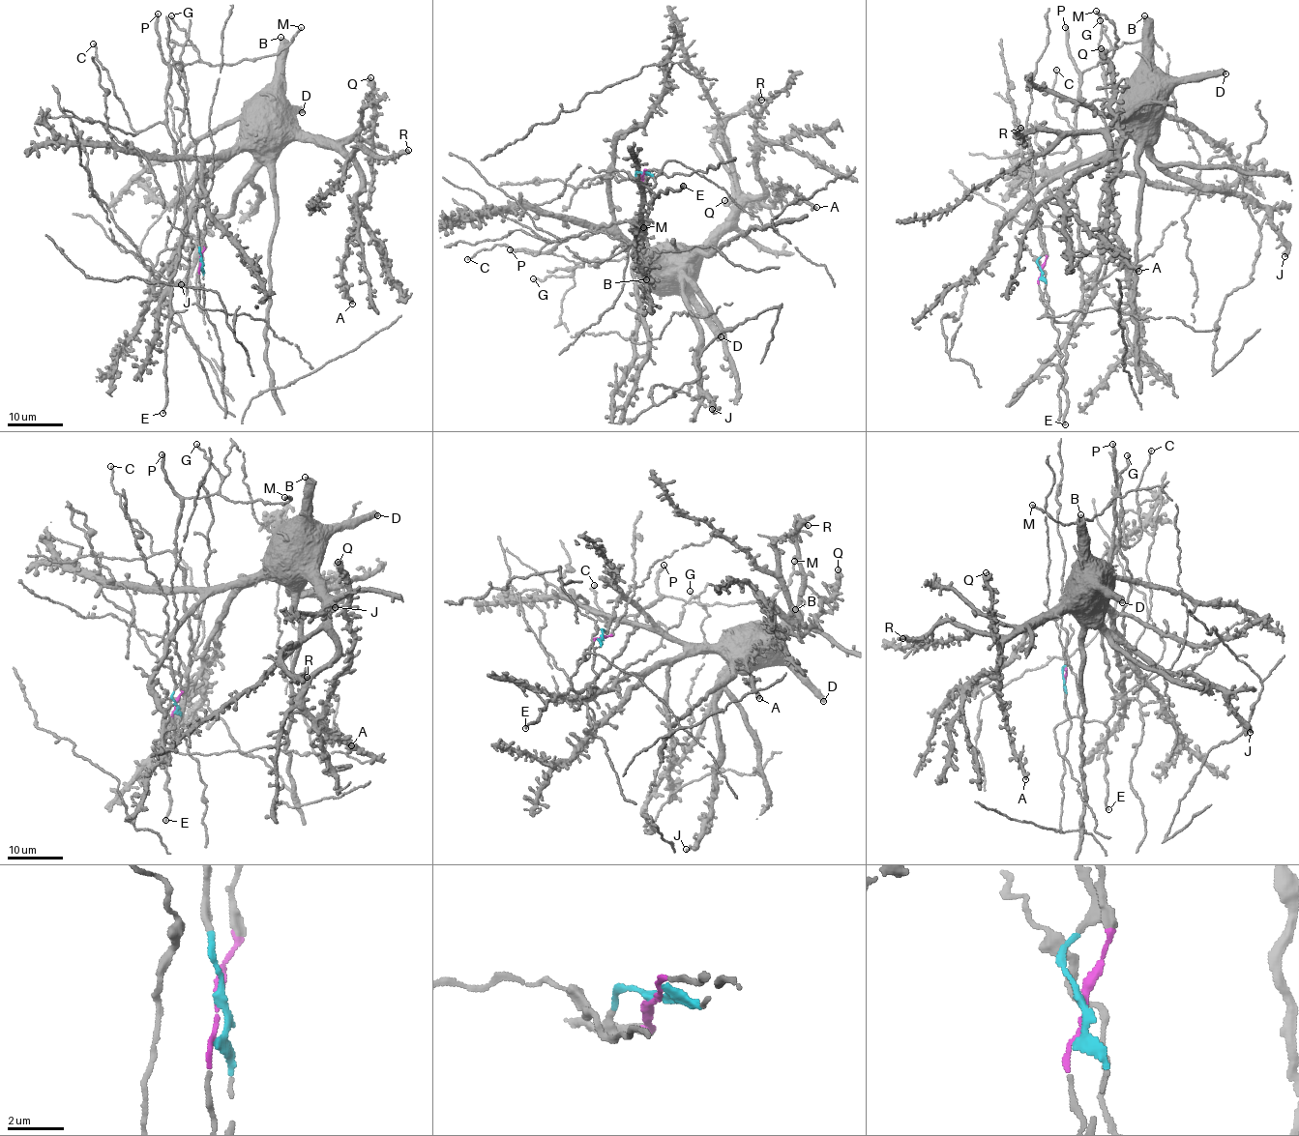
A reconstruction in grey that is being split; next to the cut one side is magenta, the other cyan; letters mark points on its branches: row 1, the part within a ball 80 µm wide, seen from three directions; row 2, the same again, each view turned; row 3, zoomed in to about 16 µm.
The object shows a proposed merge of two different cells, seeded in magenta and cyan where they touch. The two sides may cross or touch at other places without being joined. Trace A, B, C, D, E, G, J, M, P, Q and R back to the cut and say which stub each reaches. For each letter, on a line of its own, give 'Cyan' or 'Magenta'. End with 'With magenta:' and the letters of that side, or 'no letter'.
A: Cyan
B: Cyan
C: Magenta
D: Cyan
E: Magenta
G: Magenta
J: Cyan
M: Magenta
P: Magenta
Q: Cyan
R: Cyan
With magenta: C, E, G, M, P

